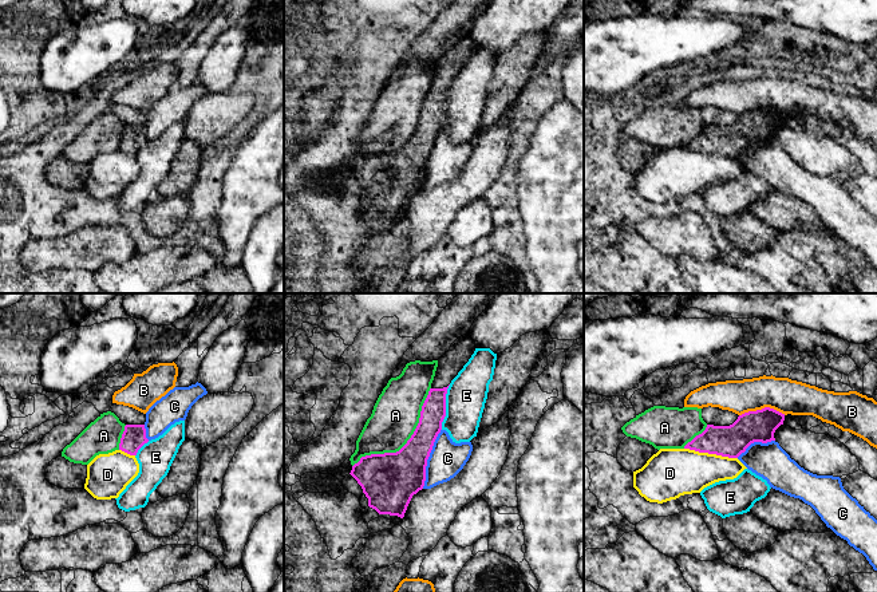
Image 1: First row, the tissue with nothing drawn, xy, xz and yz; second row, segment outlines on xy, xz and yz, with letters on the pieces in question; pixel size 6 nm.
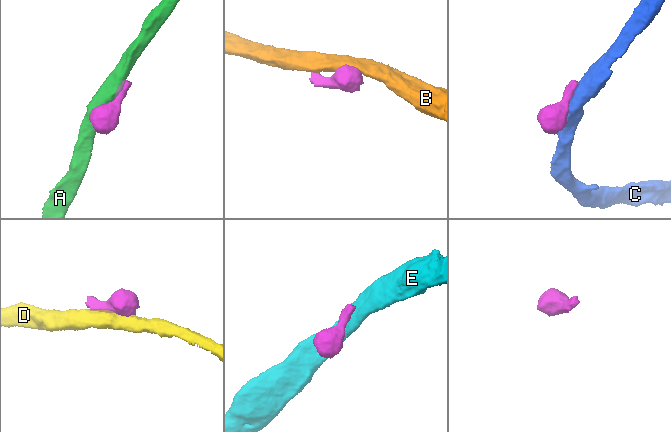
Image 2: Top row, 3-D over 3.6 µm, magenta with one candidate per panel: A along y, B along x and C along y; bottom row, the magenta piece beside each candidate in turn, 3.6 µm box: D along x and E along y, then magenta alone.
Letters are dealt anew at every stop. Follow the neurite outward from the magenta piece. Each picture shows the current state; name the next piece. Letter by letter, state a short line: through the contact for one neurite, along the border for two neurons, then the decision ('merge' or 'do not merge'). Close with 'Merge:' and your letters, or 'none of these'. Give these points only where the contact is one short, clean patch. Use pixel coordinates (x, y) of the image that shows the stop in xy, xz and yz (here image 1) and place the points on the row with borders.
A: do not merge
B: do not merge
C: do not merge
D: do not merge
E: line xz (450, 385), (446, 393), (446, 415), (441, 429); do not merge
Merge: none of these

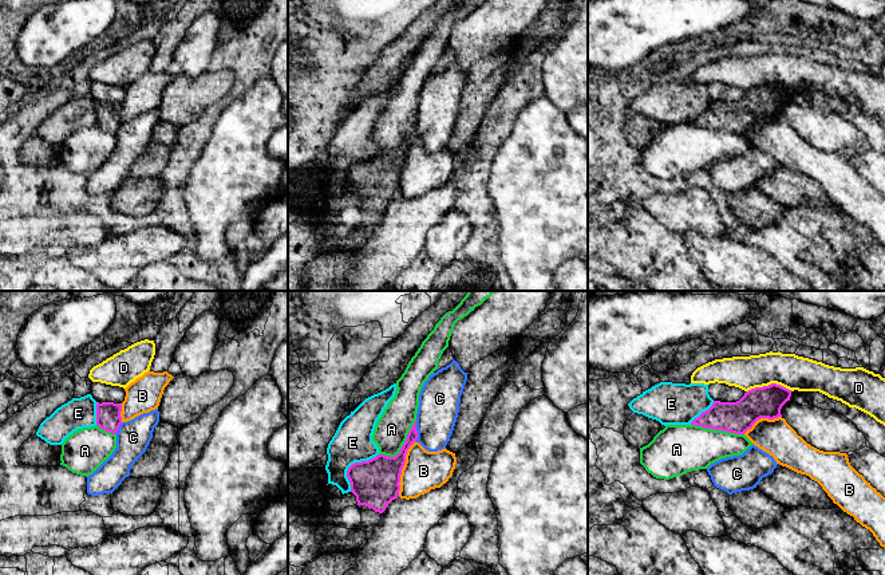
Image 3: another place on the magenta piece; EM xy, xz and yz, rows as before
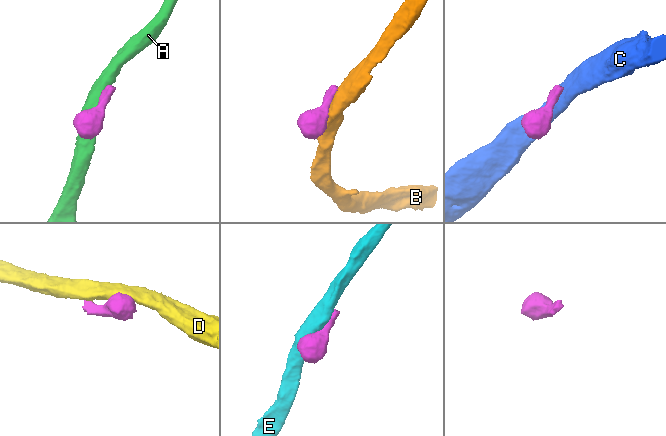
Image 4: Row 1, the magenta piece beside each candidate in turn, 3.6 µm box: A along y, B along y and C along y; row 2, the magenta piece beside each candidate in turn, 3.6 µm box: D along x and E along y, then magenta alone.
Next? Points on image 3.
A: do not merge
B: do not merge
C: line xz (415, 421), (417, 441); do not merge
D: do not merge
E: do not merge
Merge: none of these

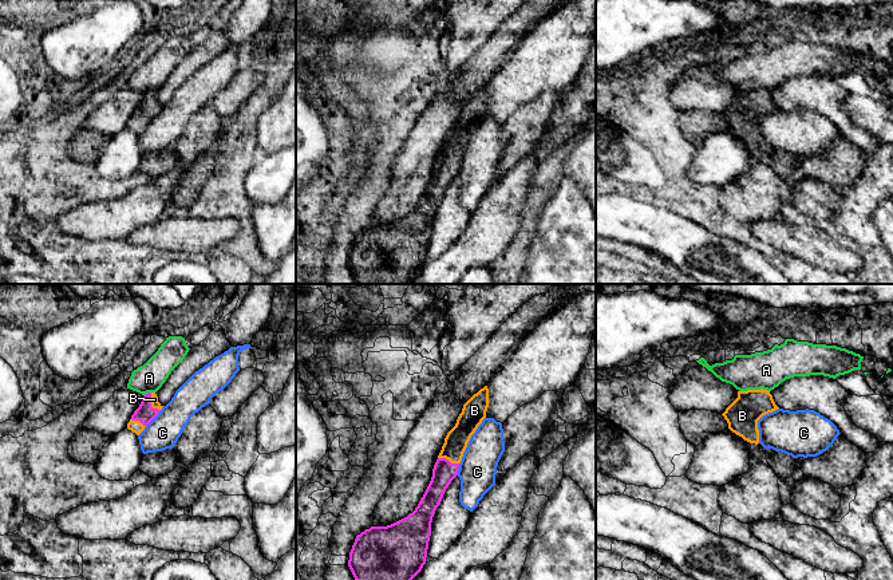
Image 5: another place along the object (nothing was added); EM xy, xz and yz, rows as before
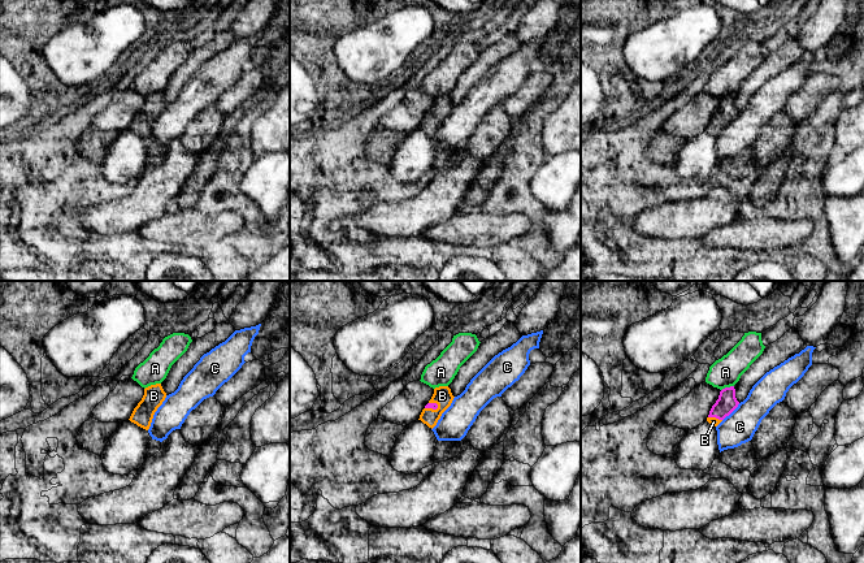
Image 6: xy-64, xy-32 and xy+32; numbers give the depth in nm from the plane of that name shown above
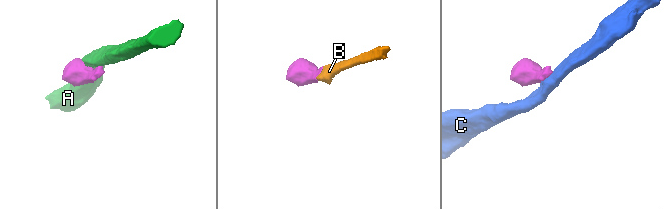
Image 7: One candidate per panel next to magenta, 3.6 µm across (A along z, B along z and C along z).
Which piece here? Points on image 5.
A: do not merge
B: line xy (145, 413), (150, 403), (154, 399); merge
C: line xy (161, 410), (146, 426); do not merge
Merge: B

